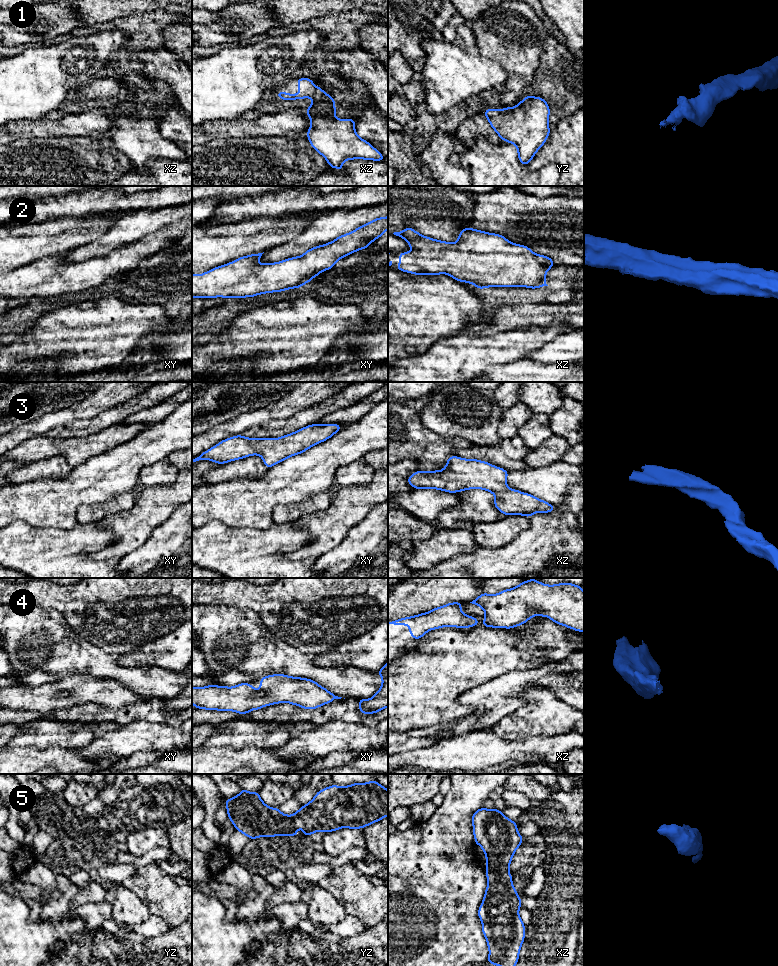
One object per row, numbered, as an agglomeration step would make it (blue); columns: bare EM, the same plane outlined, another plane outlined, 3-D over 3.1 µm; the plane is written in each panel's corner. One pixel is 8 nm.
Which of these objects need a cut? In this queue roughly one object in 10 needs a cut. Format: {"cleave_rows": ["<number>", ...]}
{"cleave_rows": []}

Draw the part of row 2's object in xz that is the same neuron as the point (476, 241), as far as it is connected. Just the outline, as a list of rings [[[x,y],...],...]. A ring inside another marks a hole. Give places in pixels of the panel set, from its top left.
[[[410,227],[393,234],[406,240],[413,250],[399,253],[399,265],[396,270],[415,275],[447,274],[459,282],[473,284],[478,289],[487,287],[536,289],[548,286],[545,282],[546,273],[554,266],[552,258],[535,254],[527,246],[512,243],[503,235],[473,228],[462,228],[455,243],[426,237]]]

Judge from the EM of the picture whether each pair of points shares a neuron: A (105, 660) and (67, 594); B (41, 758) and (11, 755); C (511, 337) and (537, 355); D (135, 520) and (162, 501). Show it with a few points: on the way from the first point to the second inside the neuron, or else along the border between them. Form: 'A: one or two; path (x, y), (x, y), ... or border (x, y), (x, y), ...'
A: two; border (77, 633), (105, 652), (116, 657)
B: one; path (34, 758), (18, 758)
C: two; border (553, 339), (545, 342), (527, 357)
D: one; path (142, 518), (155, 505)

